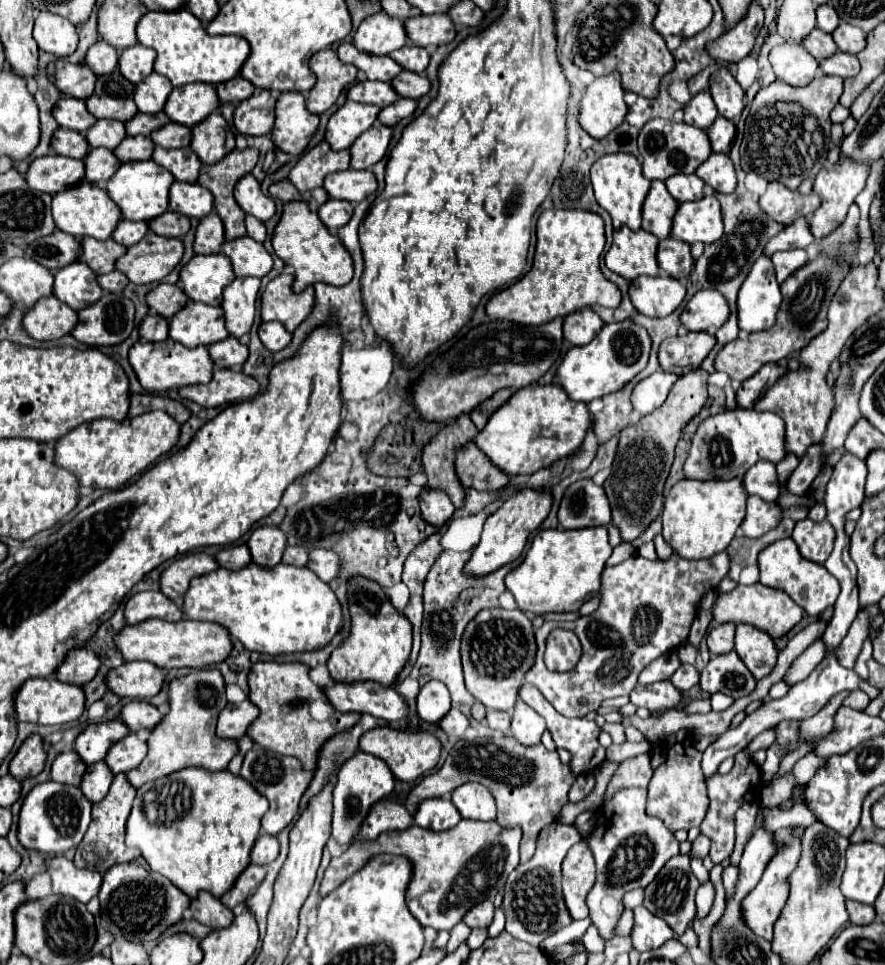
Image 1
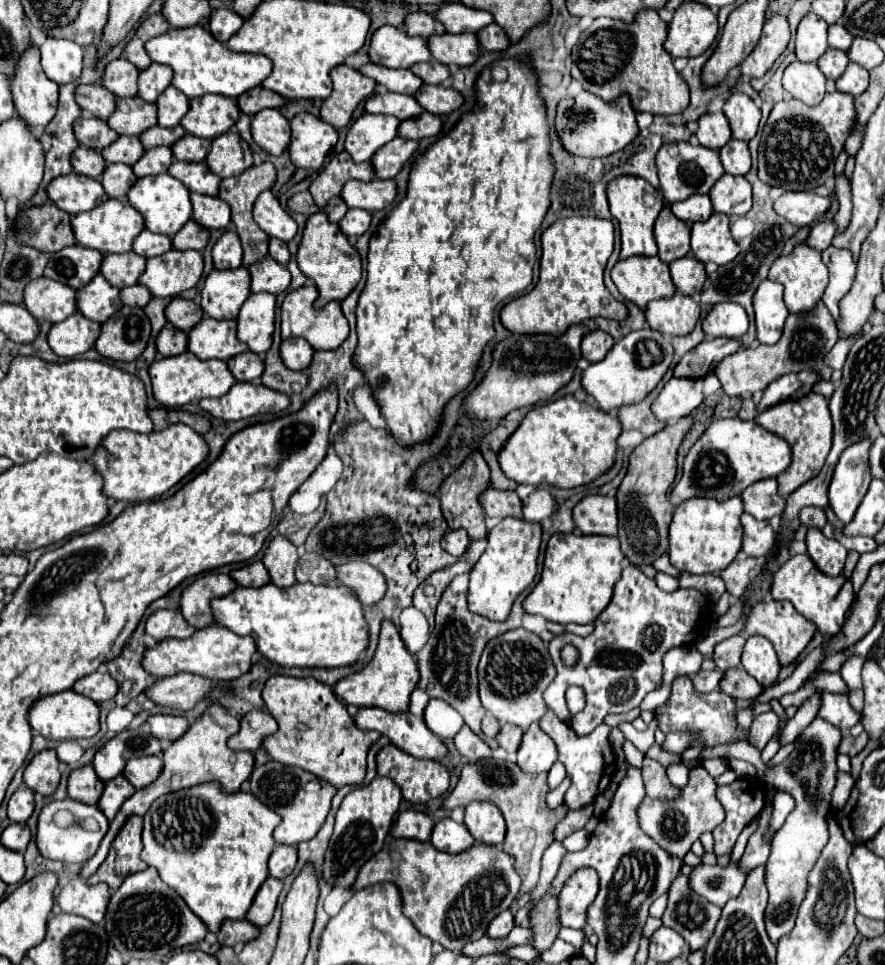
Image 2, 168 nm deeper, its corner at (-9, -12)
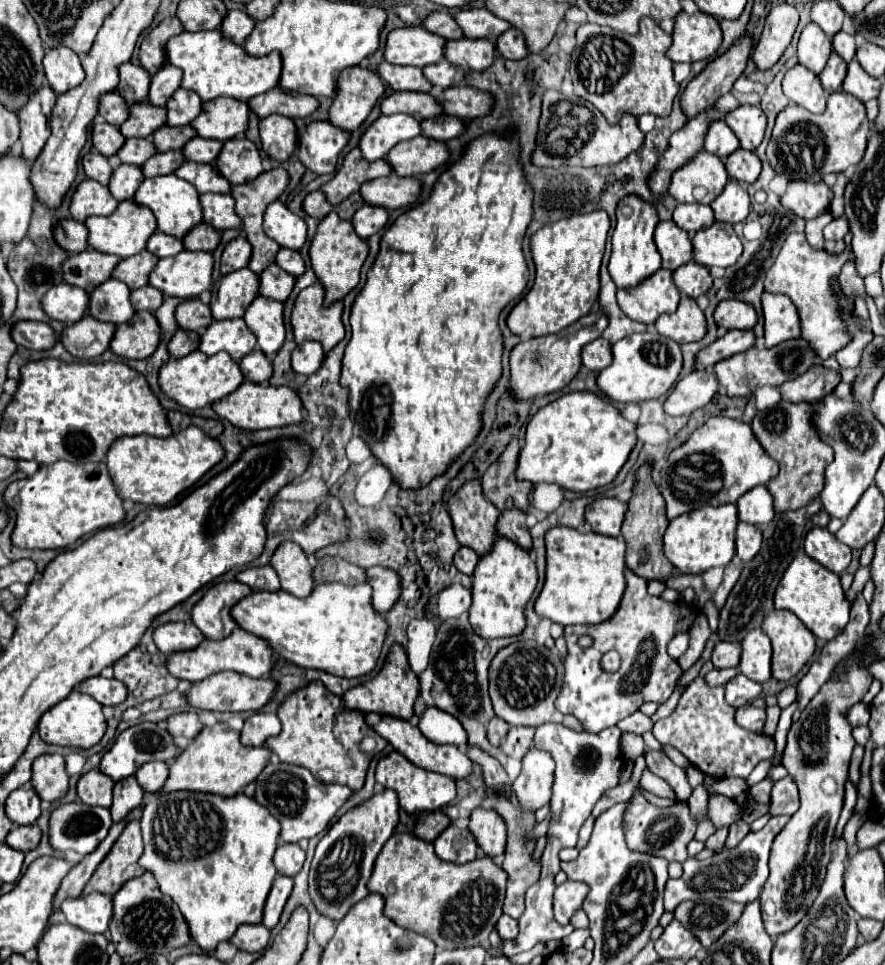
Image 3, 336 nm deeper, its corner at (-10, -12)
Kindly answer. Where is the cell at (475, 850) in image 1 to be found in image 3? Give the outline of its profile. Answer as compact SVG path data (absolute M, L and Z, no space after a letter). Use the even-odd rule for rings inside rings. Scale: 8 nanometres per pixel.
M394 833L382 847L374 863L372 877L368 881L368 891L380 893L384 897L386 915L400 927L432 939L442 949L464 949L464 947L482 947L488 943L488 935L494 931L496 921L502 915L506 883L508 883L506 871L498 867L490 857L474 859L468 863L450 863L442 861L436 855L432 843L426 843L412 833Z

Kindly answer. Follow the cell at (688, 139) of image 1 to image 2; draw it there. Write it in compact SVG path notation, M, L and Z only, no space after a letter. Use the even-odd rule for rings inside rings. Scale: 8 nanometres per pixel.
M677 143L677 155L669 155L667 145L657 155L657 169L659 169L659 181L663 197L669 203L683 201L691 195L705 195L709 189L719 181L719 177L725 173L723 165L719 161L719 153L711 151L703 145L693 147L691 143Z

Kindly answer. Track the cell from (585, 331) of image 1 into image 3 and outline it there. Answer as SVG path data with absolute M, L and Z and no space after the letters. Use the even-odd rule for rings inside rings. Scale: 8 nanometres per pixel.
M600 337L600 339L584 345L582 363L590 371L602 371L604 367L608 367L610 361L612 361L612 349L610 349L610 343L606 339Z

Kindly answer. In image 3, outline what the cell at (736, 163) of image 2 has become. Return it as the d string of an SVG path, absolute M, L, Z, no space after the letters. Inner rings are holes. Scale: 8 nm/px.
M736 149L732 155L728 155L726 159L726 171L732 179L740 181L740 183L752 183L758 179L760 175L760 159L756 157L754 151L746 151L746 149Z

